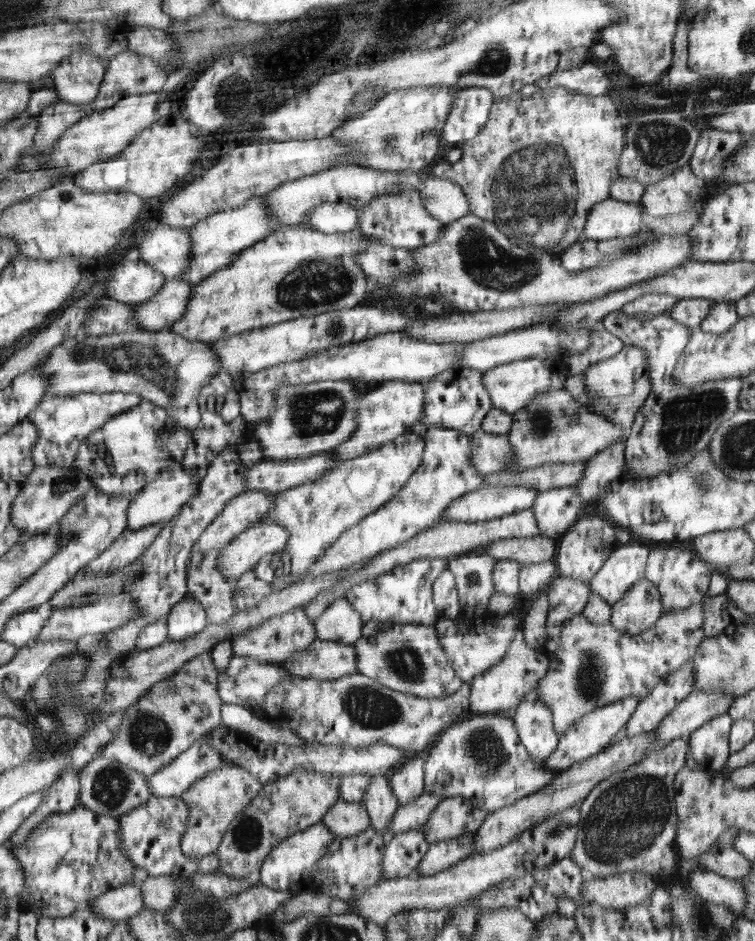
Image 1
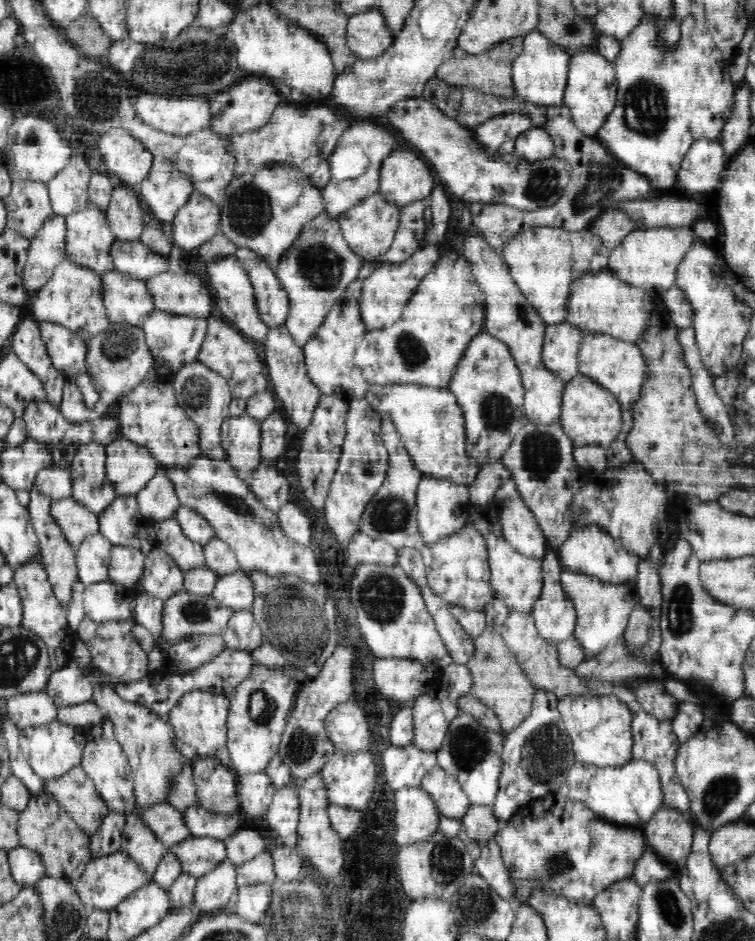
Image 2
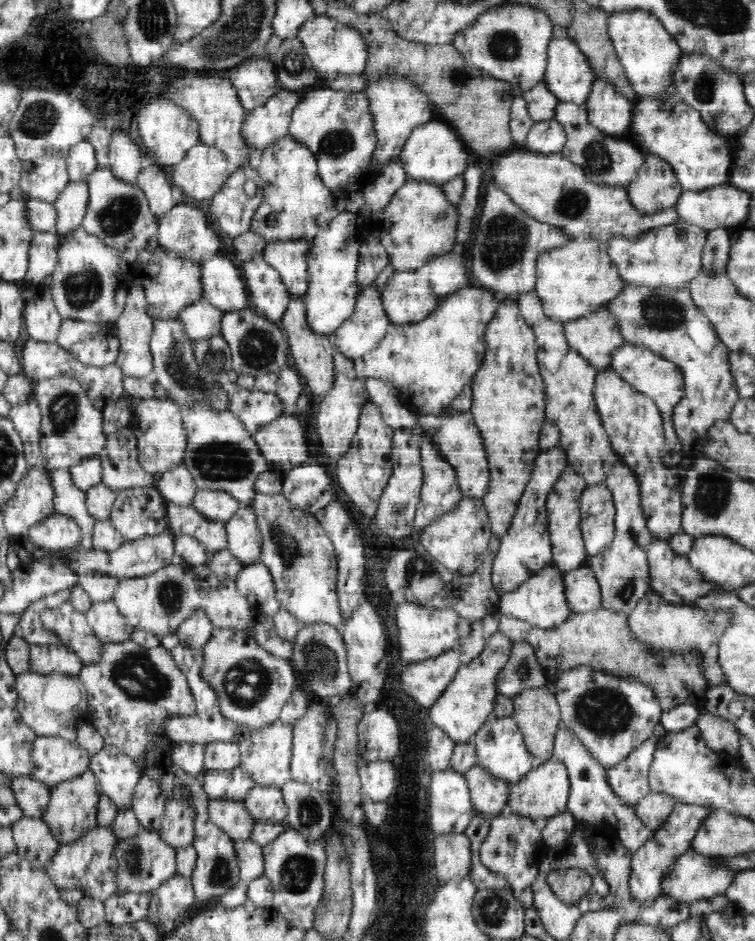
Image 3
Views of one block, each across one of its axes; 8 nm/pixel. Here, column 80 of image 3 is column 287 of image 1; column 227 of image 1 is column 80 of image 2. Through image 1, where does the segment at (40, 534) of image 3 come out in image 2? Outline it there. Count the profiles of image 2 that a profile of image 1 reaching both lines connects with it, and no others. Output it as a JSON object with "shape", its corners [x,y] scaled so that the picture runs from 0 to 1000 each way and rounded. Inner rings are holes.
{"shape":[[[132,564],[109,573],[99,587],[106,620],[115,622],[144,616],[143,598],[148,579]]]}

